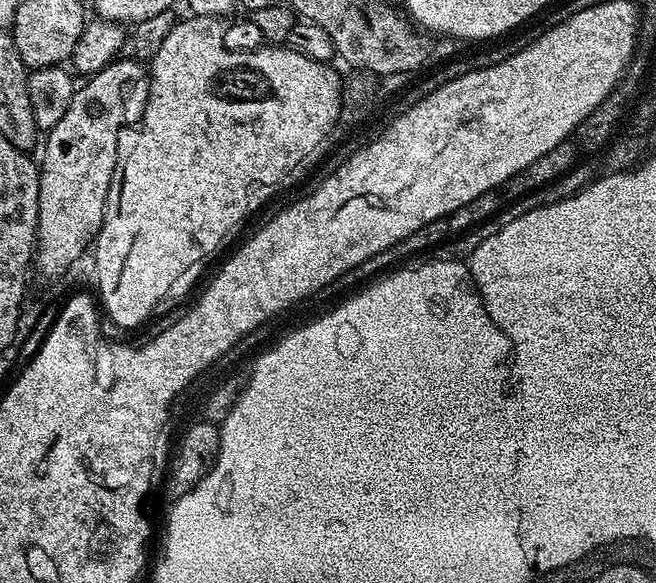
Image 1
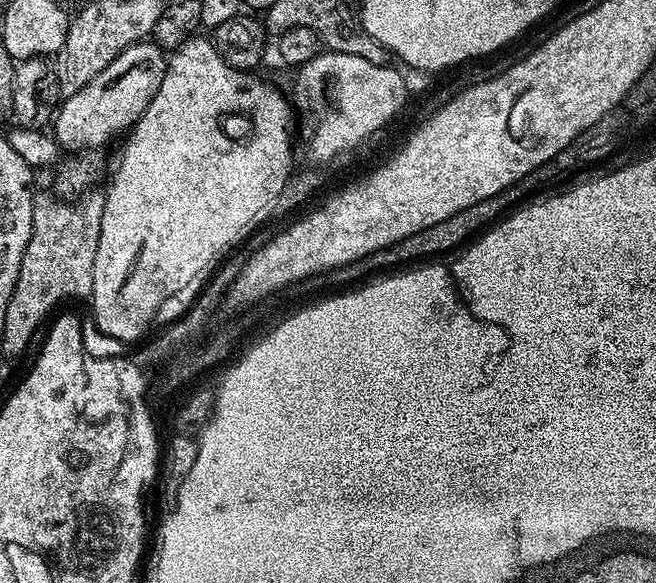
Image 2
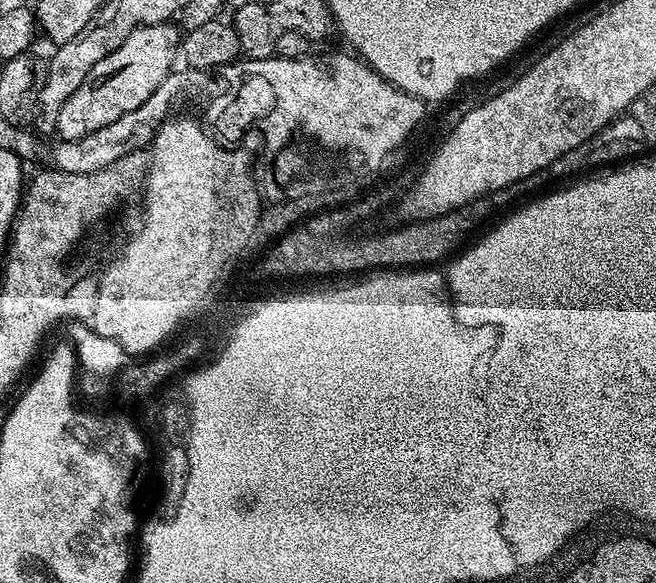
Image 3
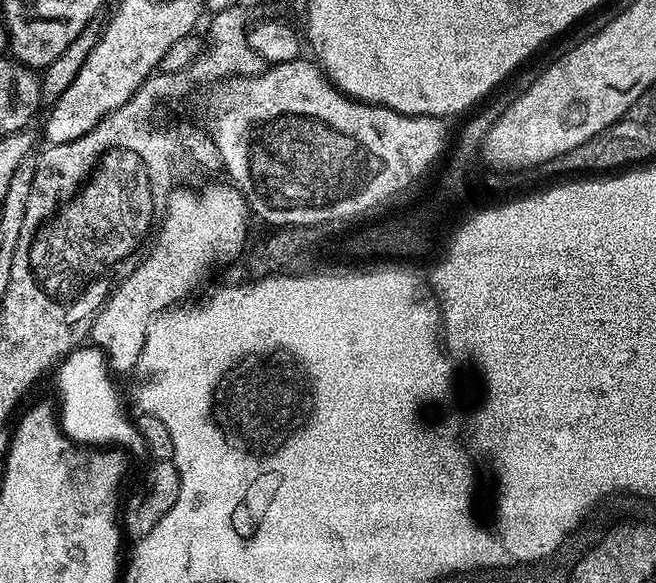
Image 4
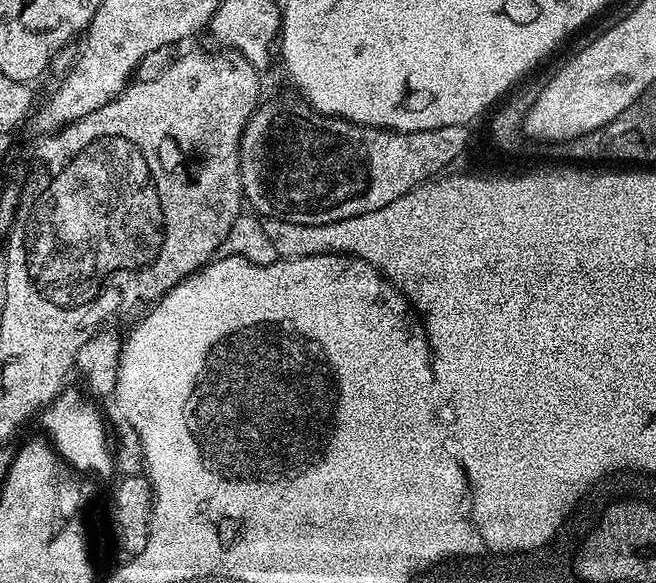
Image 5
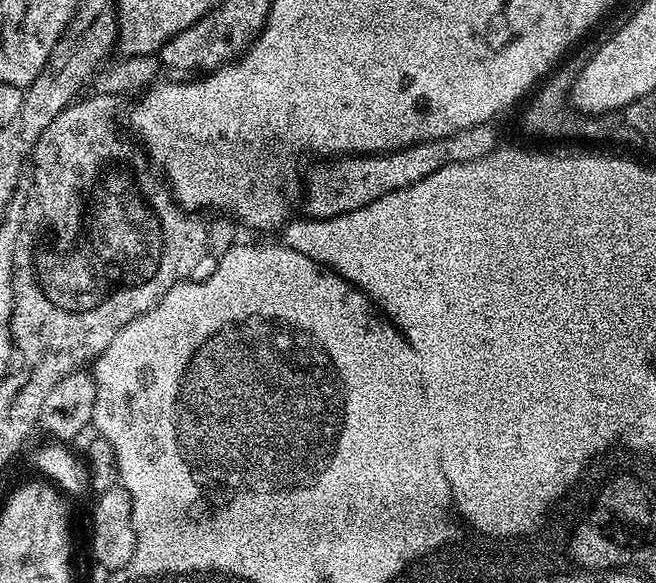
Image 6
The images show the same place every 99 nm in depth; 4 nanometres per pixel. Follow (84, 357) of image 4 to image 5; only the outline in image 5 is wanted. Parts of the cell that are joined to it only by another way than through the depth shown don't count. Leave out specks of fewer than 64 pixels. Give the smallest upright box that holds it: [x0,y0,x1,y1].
[40,386,114,478]

